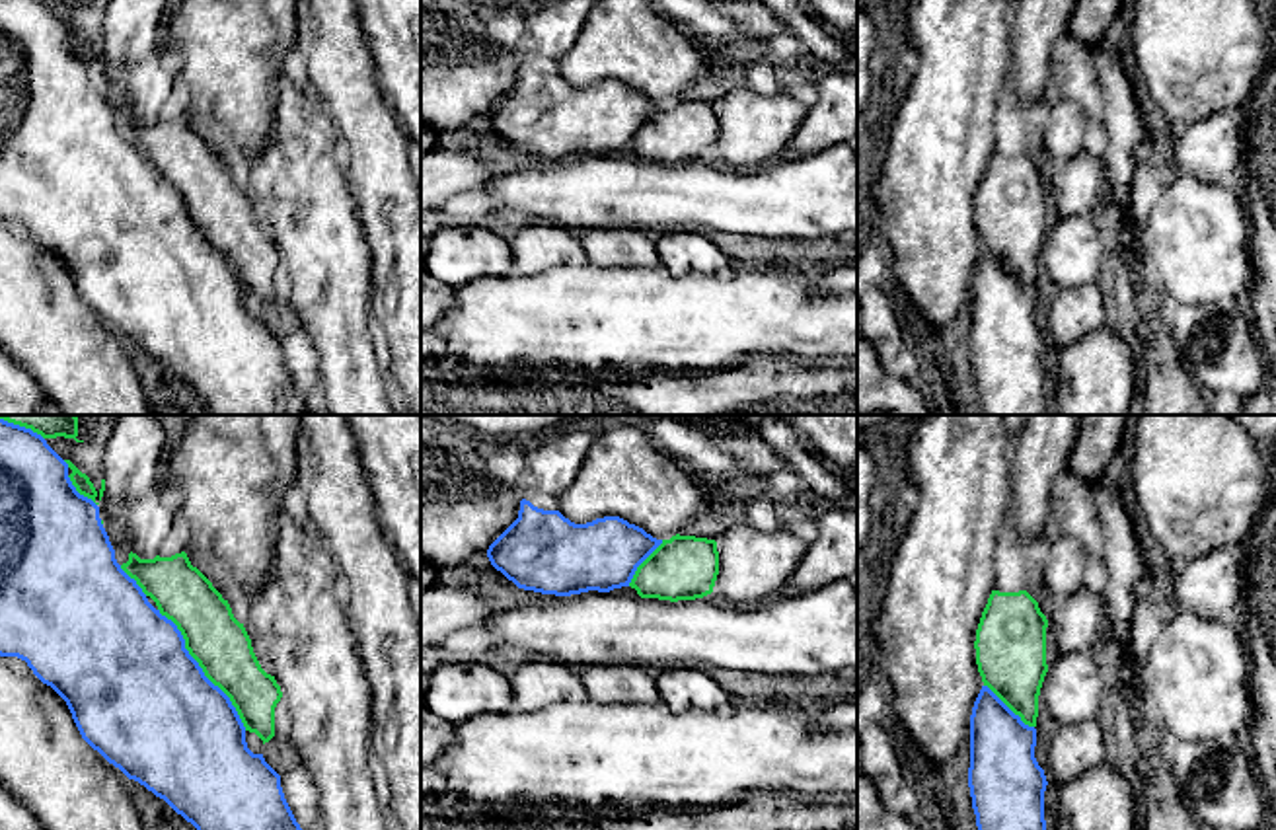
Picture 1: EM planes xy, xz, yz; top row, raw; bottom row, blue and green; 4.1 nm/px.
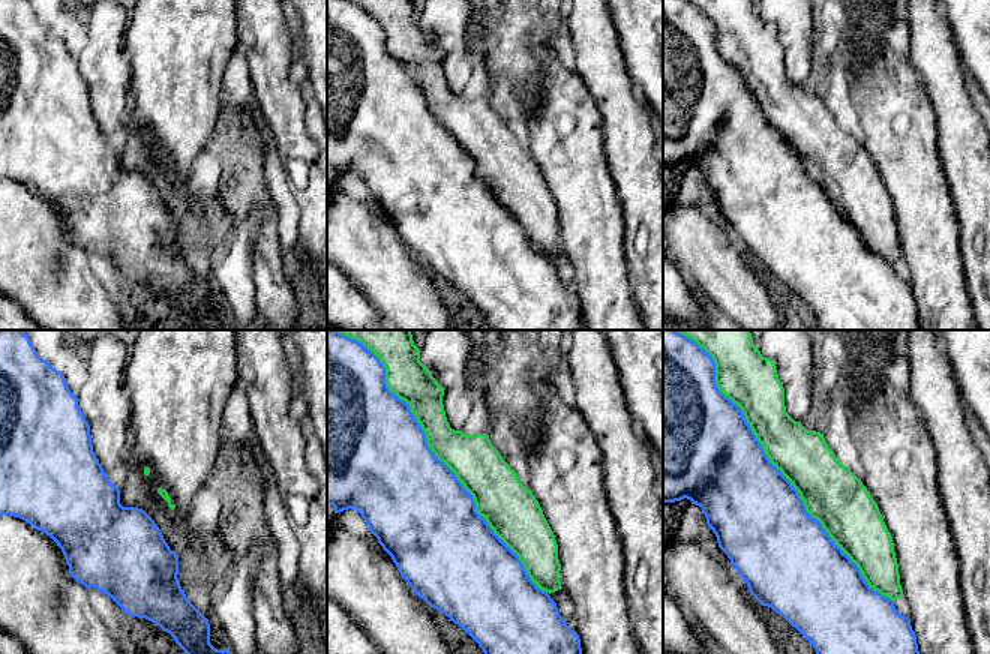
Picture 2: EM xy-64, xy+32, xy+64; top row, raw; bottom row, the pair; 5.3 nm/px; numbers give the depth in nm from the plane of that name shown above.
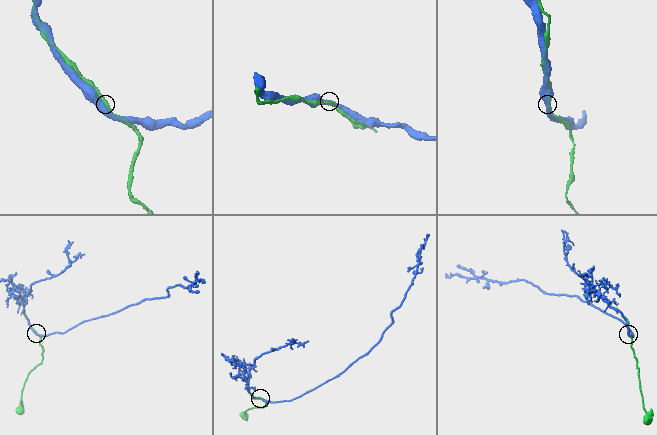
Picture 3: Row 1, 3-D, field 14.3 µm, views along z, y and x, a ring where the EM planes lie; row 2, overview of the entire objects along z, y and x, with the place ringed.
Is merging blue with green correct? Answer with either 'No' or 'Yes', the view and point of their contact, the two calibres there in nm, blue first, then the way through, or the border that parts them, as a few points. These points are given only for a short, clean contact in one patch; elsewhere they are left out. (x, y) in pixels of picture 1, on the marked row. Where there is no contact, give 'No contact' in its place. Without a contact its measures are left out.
Yes. Touches blue at xy (201, 669). Thickness 500 nm (blue) against 240 nm

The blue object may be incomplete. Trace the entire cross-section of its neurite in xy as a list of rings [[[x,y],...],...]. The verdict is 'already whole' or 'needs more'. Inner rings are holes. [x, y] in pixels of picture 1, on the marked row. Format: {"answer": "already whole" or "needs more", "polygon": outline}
{"answer": "already whole", "polygon": [[[0,419],[0,657],[18,657],[33,674],[51,686],[68,705],[82,738],[129,779],[138,781],[156,797],[164,799],[177,814],[197,830],[302,830],[296,822],[282,787],[281,775],[253,754],[245,742],[245,727],[230,698],[214,686],[185,649],[177,625],[156,610],[142,588],[115,559],[115,549],[99,518],[99,507],[80,495],[68,477],[68,464],[31,429]]]}

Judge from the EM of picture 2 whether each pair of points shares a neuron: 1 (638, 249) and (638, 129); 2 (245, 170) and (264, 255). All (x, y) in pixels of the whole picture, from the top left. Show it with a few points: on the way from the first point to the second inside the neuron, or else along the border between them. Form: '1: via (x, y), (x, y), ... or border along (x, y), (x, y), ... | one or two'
1: via (642, 219), (638, 159) | one
2: via (255, 191), (267, 203), (267, 234) | one

